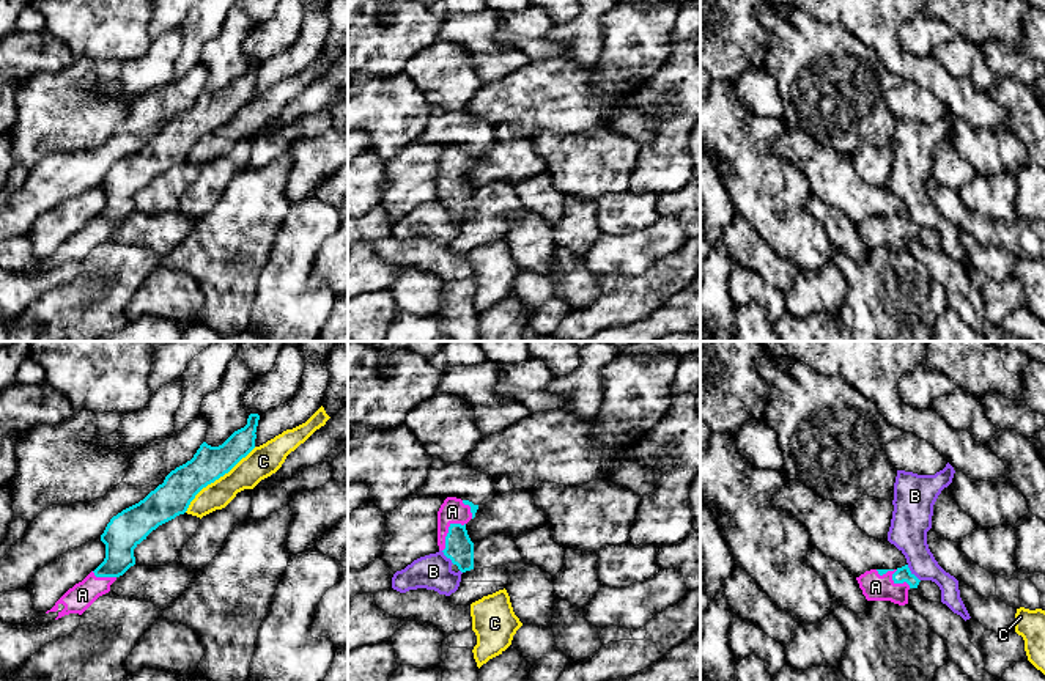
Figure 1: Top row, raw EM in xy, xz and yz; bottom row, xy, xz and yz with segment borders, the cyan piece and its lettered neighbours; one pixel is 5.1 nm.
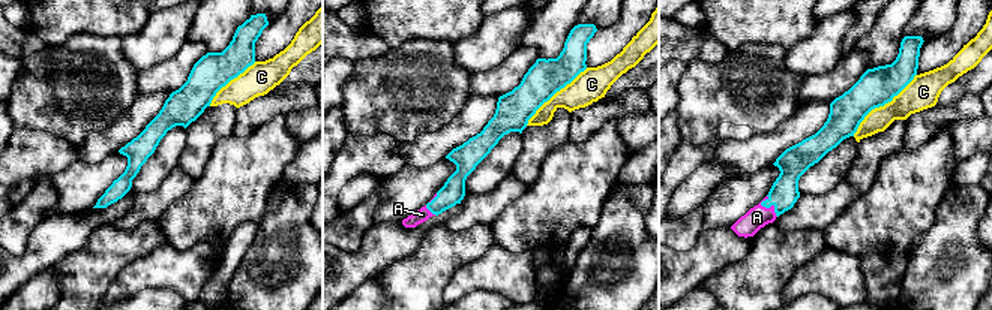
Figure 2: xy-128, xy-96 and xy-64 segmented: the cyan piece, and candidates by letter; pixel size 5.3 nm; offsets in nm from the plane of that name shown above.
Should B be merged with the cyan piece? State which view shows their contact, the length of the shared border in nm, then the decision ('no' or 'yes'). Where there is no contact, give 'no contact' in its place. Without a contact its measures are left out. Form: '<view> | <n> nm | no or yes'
yz | 110 nm | no

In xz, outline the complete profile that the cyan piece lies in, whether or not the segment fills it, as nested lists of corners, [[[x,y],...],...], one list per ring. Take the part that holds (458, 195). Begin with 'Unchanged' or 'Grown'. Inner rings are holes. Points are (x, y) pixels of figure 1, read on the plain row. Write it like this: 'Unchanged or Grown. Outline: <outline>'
Grown. Outline: [[[447,145],[438,159],[438,193],[461,220],[474,217],[474,190],[466,171],[475,165],[478,153]]]

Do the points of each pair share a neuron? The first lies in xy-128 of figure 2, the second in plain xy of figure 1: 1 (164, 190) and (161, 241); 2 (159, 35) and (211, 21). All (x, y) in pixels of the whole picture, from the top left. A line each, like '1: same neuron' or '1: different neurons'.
1: same neuron
2: different neurons

